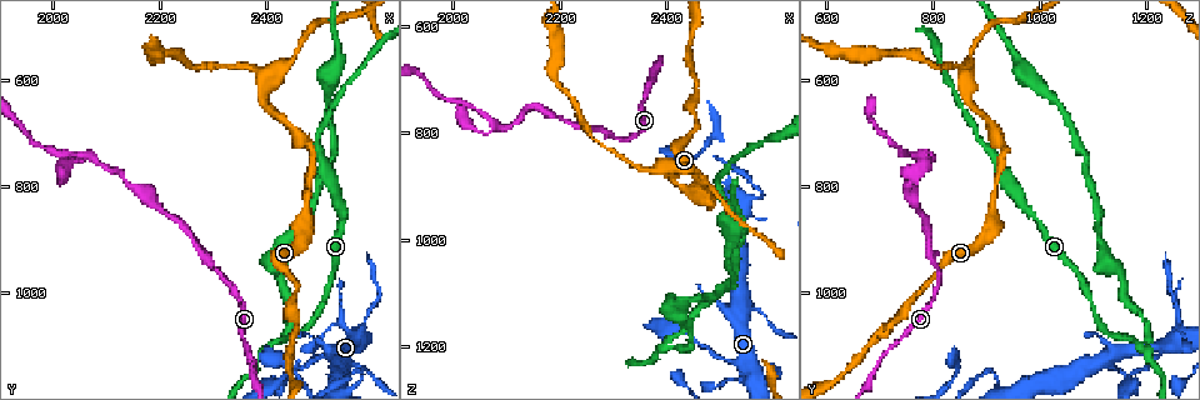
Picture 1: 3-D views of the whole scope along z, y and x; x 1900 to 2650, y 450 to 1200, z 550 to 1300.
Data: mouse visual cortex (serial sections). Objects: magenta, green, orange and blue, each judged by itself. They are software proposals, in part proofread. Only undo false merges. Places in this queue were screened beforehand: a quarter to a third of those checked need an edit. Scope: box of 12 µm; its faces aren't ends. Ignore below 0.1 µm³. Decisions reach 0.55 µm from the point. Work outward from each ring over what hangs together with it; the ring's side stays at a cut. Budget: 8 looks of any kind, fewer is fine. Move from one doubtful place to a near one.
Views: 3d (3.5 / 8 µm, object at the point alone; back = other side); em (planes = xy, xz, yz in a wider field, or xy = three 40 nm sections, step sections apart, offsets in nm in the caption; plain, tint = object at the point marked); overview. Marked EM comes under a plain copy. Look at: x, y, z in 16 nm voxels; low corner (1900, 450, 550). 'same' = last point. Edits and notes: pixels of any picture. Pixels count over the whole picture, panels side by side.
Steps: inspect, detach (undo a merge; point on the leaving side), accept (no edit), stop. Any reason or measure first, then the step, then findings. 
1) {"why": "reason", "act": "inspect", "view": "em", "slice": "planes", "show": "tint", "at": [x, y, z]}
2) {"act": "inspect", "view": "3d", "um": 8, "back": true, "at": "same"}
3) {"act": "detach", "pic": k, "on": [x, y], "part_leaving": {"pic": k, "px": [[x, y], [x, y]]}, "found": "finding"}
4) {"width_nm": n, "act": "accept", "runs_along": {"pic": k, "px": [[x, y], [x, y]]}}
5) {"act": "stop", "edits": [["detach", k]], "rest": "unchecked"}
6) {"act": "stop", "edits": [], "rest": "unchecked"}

{"why": "sharp bend", "act": "inspect", "view": "3d", "um": 3.5, "at": [2580, 1155, 920]}

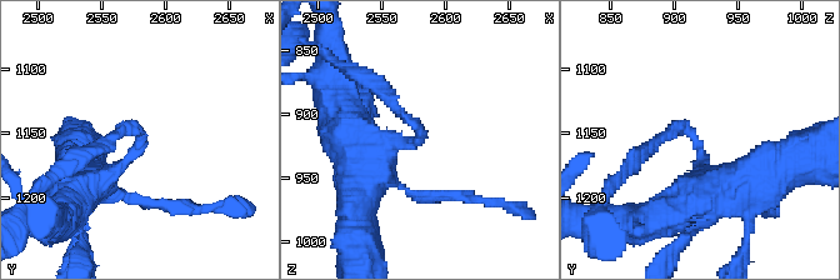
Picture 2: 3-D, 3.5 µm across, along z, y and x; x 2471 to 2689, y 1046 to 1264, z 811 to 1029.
{"arm_widths_nm": [150, 450], "why": "shape alone is not enough", "act": "inspect", "view": "em", "slice": "xy", "step": 5, "show": "tint", "at": [2578, 1160, 918]}

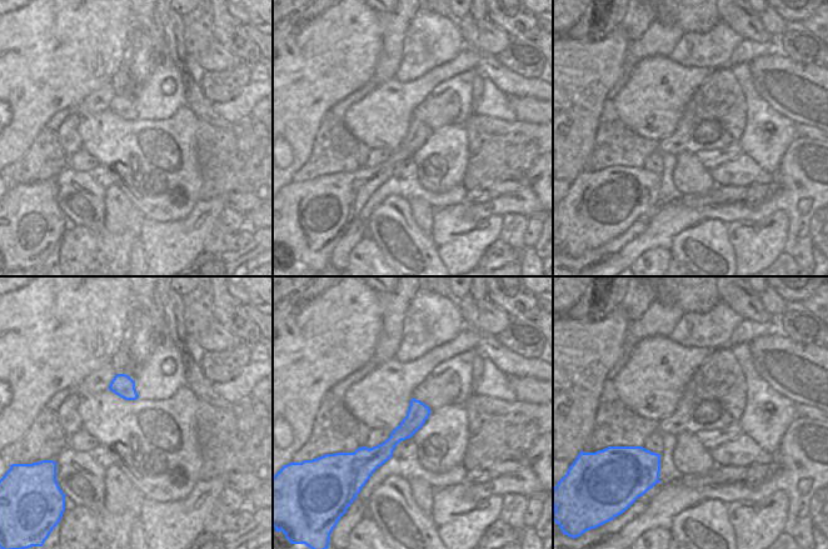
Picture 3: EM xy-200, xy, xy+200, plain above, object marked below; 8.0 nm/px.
{"act": "accept", "found": "one cell here"}

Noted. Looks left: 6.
{"why": "three arms meet", "act": "inspect", "view": "em", "slice": "xy", "step": 3, "show": "tint", "at": [2085, 755, 785]}

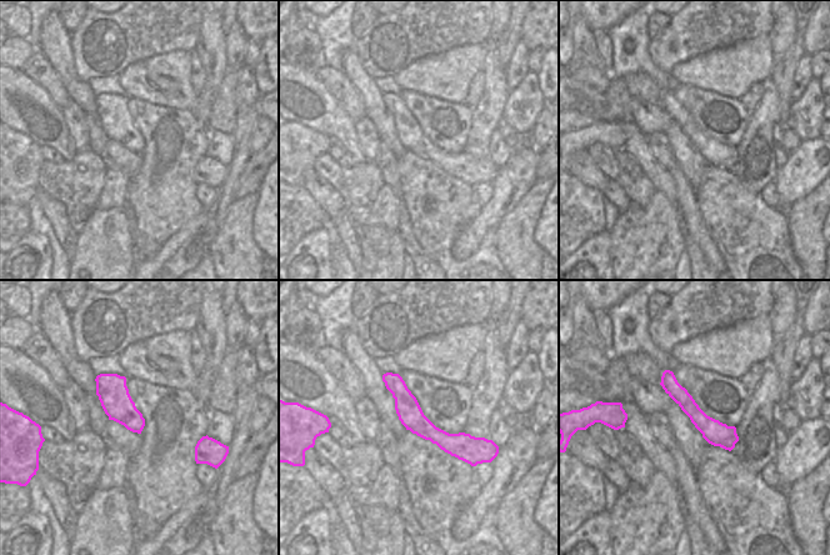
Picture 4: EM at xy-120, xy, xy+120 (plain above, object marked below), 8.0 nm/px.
{"why": "see where the arms go", "act": "inspect", "view": "3d", "um": 3.5, "at": "same"}

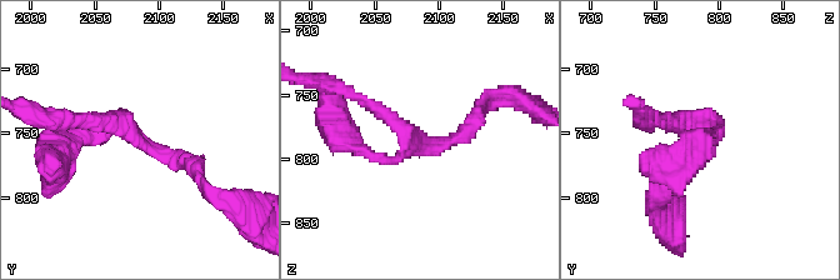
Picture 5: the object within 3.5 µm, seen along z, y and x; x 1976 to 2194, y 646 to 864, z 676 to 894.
{"arm_widths_nm": [150, 150, 200], "act": "accept", "runs_along": {"pic": 5, "px": [[196, 170], [128, 120], [74, 139]]}, "found": "one cell here"}

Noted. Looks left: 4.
{"why": "arms part here", "act": "inspect", "view": "3d", "um": 8, "at": [2395, 595, 865]}

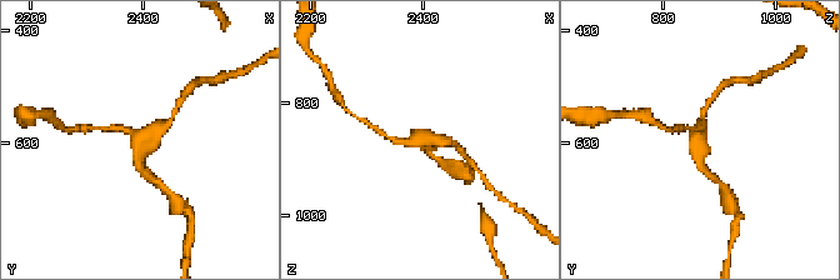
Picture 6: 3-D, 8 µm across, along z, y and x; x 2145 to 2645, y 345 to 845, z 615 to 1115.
{"act": "inspect", "view": "3d", "um": 3.5, "at": [2400, 590, 860]}

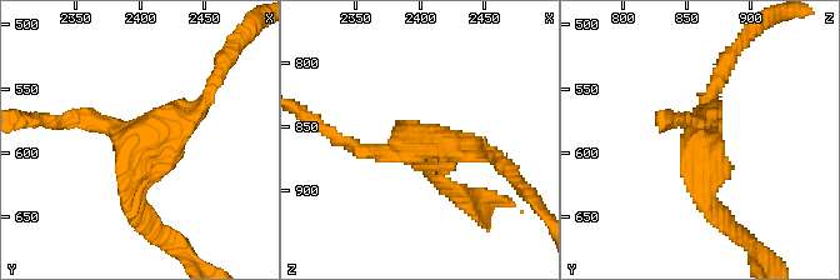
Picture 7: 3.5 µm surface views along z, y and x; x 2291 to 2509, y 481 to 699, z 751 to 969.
{"why": "now the EM", "act": "inspect", "view": "em", "slice": "xy", "step": 5, "show": "tint", "at": [2398, 598, 862]}

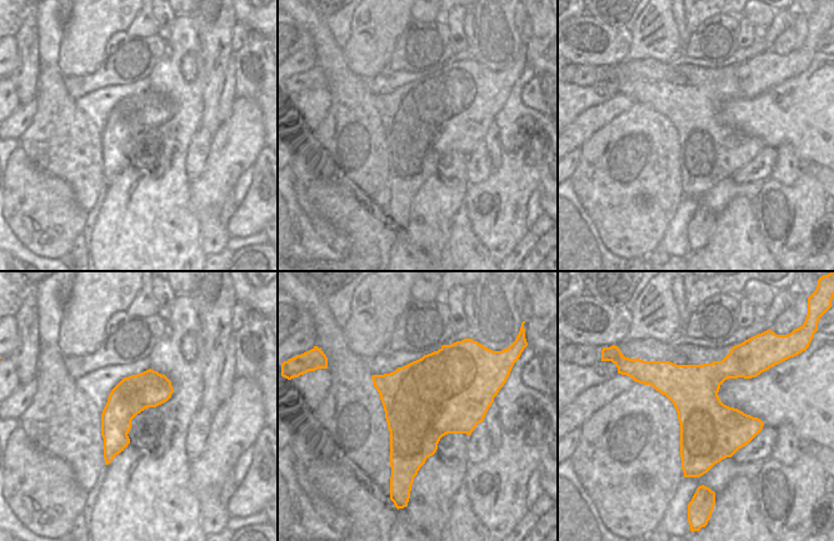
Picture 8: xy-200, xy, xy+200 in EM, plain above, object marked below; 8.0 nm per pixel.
{"act": "accept", "found": "continuous, no second cell"}

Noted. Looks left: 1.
{"act": "stop", "edits": [], "rest": "unchecked"}

